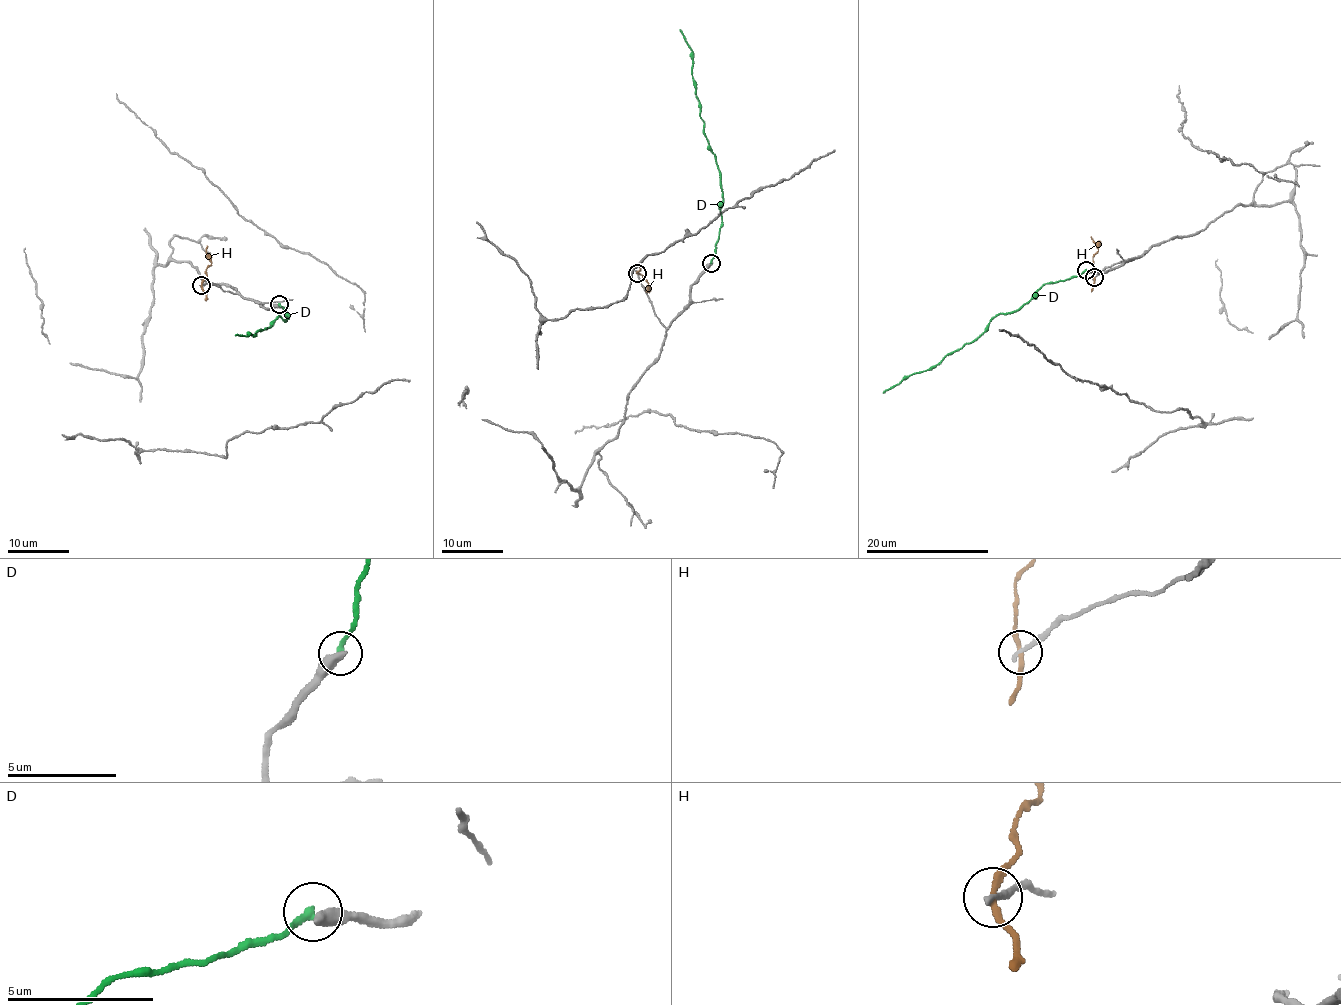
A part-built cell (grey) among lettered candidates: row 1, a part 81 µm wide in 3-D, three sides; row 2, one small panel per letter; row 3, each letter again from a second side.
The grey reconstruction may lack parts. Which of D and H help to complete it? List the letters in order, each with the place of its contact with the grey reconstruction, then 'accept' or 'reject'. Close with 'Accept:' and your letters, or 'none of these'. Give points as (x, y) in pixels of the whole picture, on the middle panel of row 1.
D: (711, 263) | reject
H: (637, 273) | reject
Accept: none of these

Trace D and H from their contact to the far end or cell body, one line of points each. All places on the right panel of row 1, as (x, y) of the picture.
D: (1086, 269), (1045, 284), (1017, 310), (996, 314), (976, 338), (883, 393)
H: (1094, 277), (1092, 258), (1098, 245), (1090, 236)

